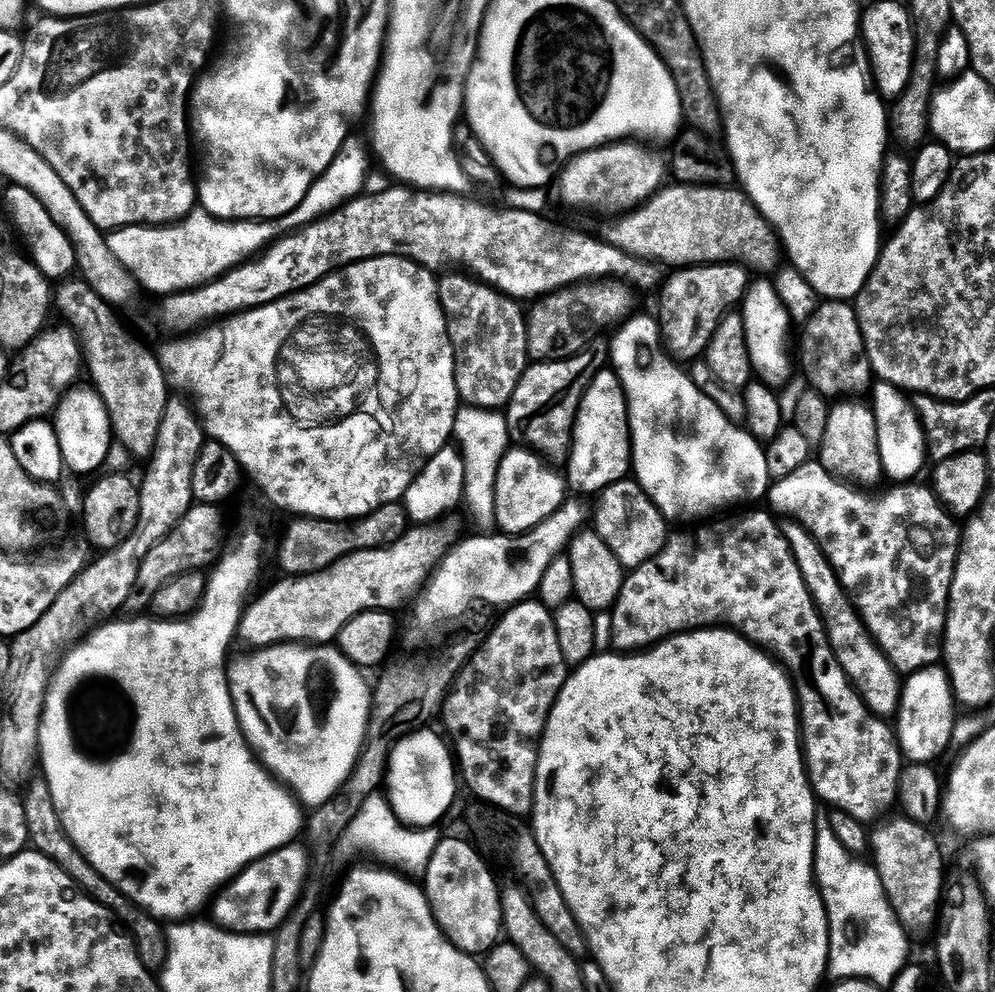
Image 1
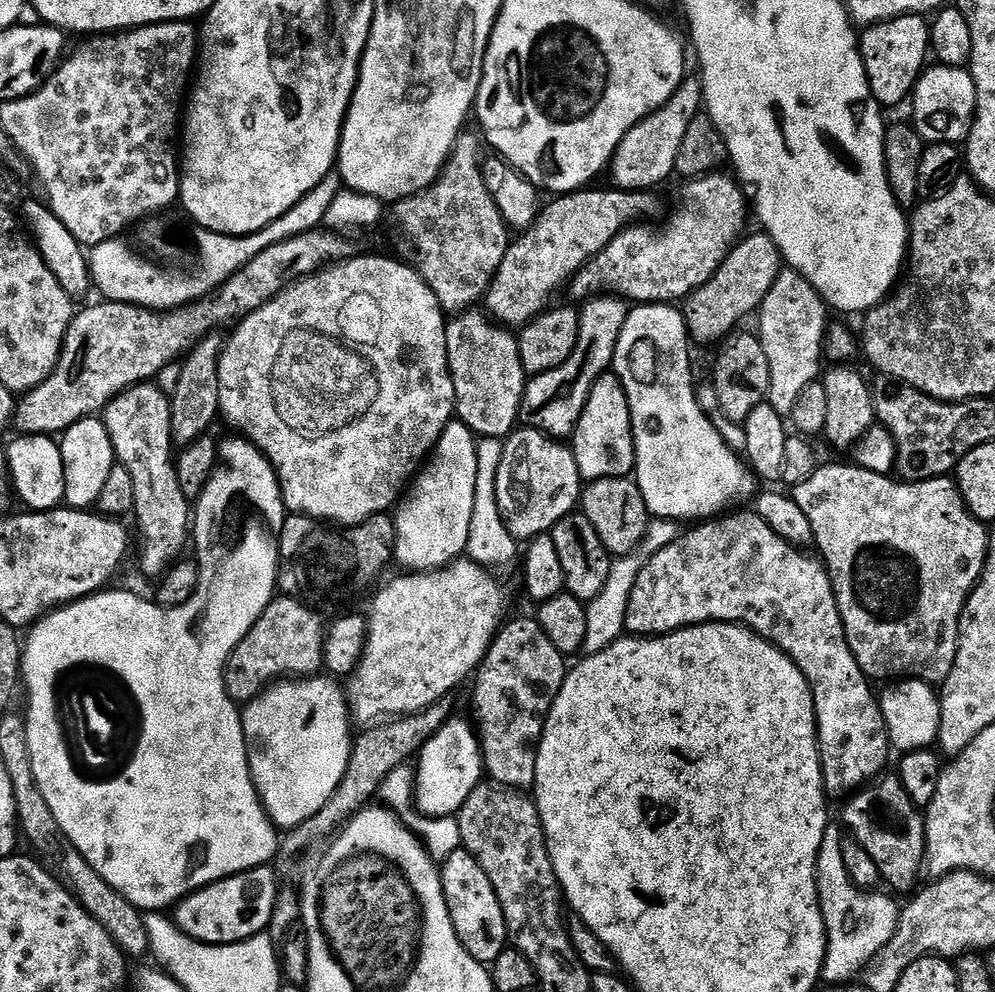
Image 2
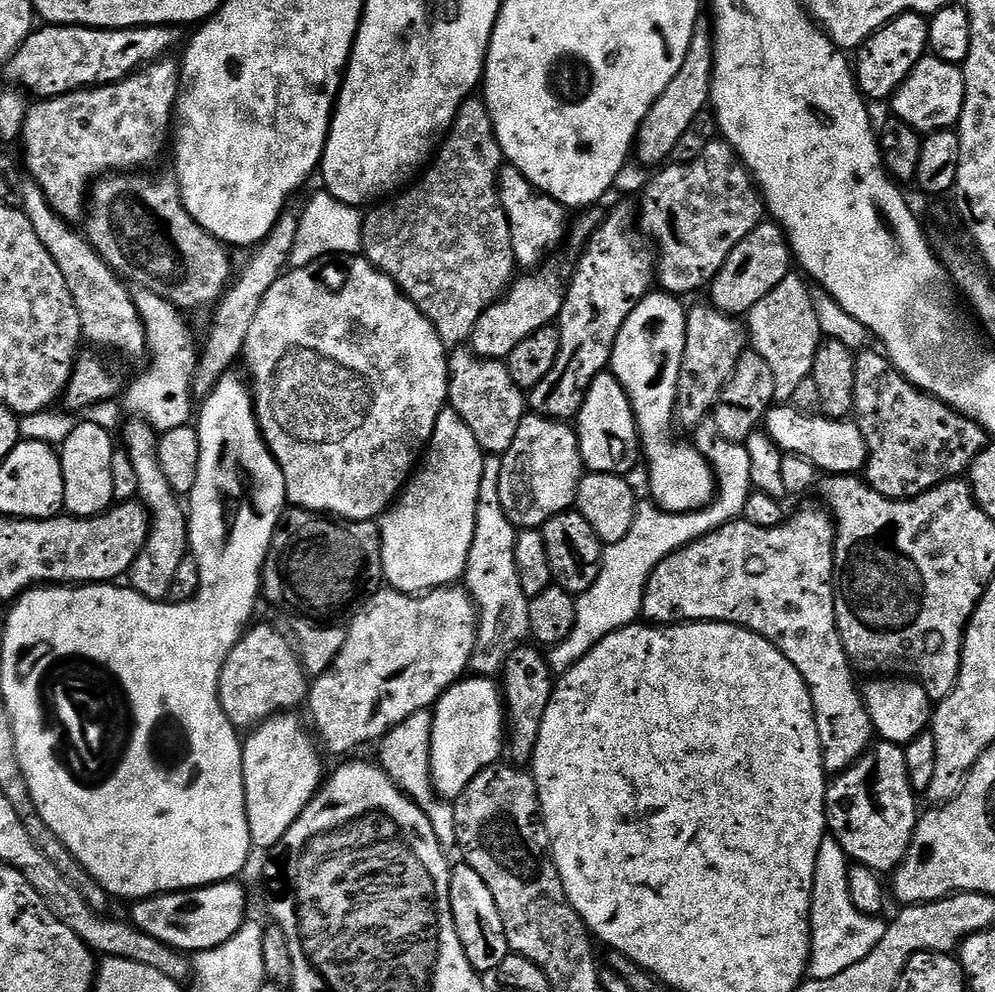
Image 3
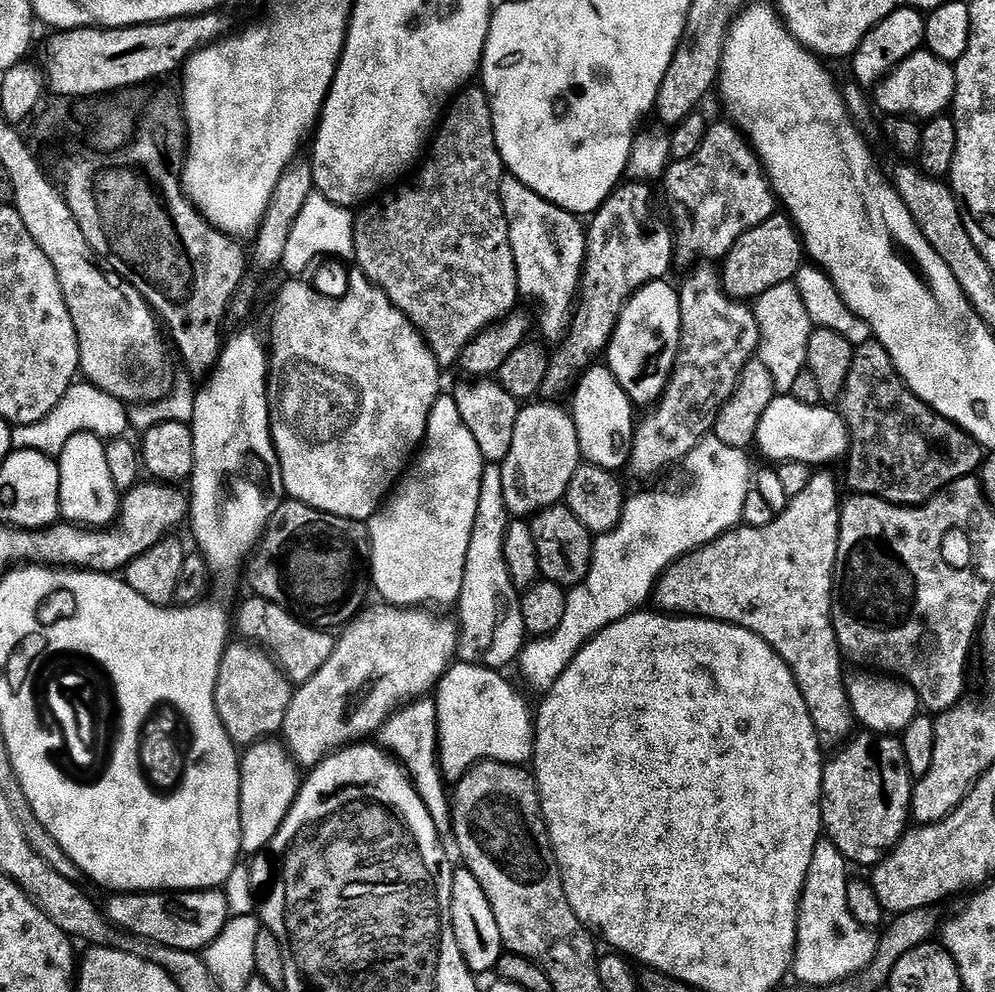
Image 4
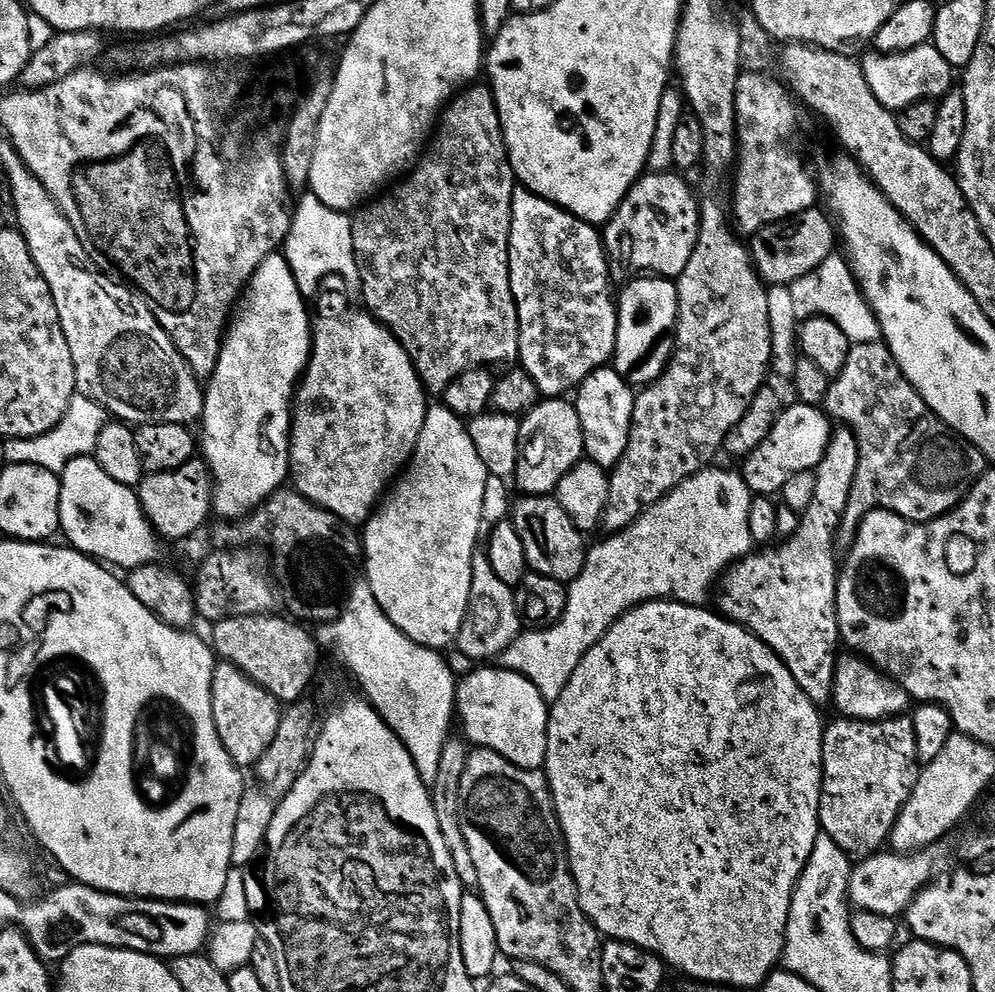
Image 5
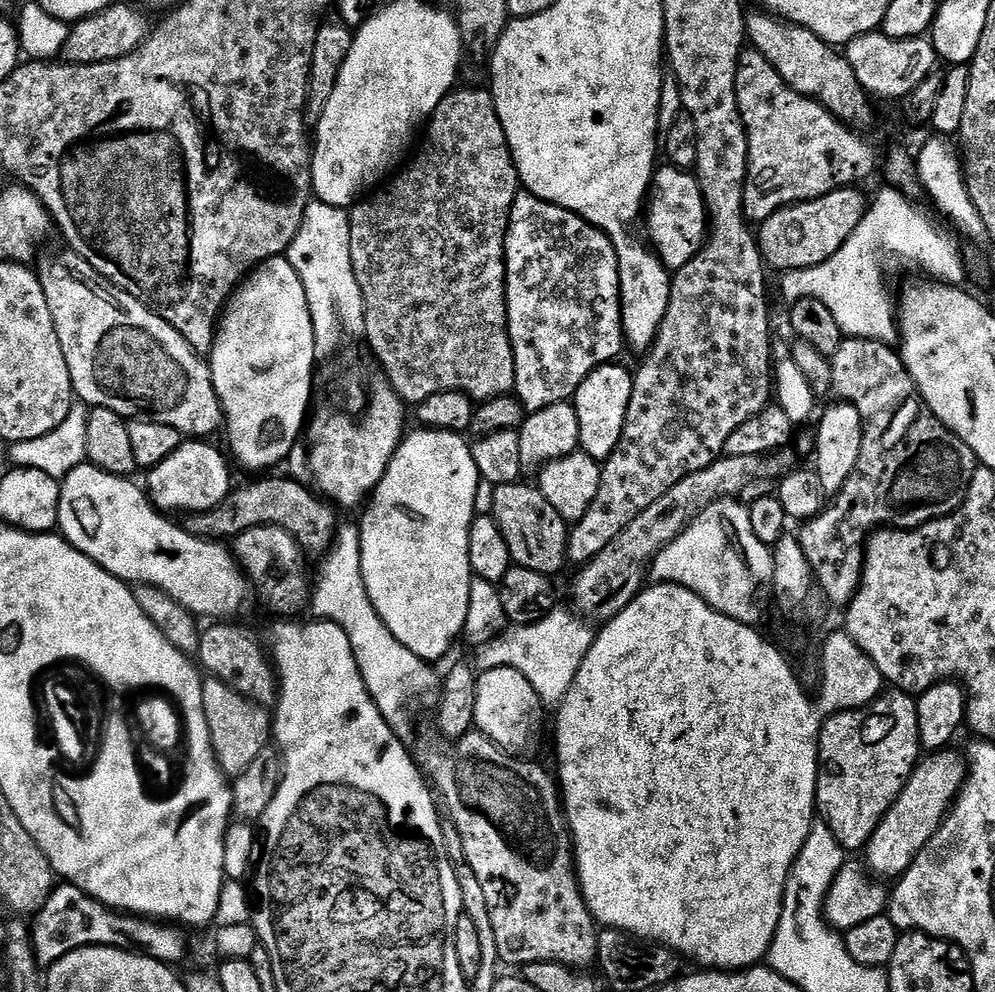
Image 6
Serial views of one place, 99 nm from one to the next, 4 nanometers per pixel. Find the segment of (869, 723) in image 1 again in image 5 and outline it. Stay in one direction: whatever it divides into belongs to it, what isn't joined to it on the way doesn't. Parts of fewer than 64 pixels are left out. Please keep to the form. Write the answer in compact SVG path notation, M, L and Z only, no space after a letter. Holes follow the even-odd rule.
M840 426L831 433L831 440L825 456L821 462L814 469L816 475L817 485L814 486L814 494L812 501L807 509L802 512L799 517L800 525L797 532L783 542L777 543L775 546L764 546L759 550L753 550L744 557L743 560L737 560L731 568L725 571L722 579L718 584L718 596L720 592L720 608L718 607L719 615L729 619L734 624L741 624L747 632L751 632L762 643L766 644L770 651L780 659L780 661L787 666L790 674L794 674L794 682L798 682L807 696L813 700L818 706L825 706L824 704L831 705L833 703L832 691L835 686L835 666L838 657L838 650L836 647L841 647L842 641L840 638L840 627L838 626L838 614L836 613L836 582L838 579L838 560L836 564L836 552L838 553L838 533L840 530L840 519L844 517L844 511L848 505L850 498L850 490L854 486L854 474L858 470L858 442L856 436L853 434L852 429L847 426Z

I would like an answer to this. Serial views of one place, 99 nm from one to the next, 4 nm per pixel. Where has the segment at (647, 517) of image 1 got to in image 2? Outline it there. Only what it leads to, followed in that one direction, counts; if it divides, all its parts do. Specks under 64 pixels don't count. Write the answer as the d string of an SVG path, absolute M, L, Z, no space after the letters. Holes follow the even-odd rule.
M627 476L591 481L583 489L582 511L586 518L590 518L594 530L598 530L602 546L606 546L606 550L616 558L633 555L639 549L650 523L650 513L642 498L642 490L635 479Z

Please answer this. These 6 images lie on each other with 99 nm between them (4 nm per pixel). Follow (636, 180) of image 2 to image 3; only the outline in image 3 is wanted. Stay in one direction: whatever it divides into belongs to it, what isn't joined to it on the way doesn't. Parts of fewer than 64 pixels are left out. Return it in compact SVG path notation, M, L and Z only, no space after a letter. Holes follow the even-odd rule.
M701 18L696 21L696 29L690 42L690 50L686 50L682 70L674 74L674 82L670 82L670 86L662 90L636 131L634 156L644 164L663 165L671 157L674 146L678 146L678 138L686 134L690 122L694 122L694 118L698 118L698 114L709 107L712 98L712 33L709 21L707 24L706 20Z

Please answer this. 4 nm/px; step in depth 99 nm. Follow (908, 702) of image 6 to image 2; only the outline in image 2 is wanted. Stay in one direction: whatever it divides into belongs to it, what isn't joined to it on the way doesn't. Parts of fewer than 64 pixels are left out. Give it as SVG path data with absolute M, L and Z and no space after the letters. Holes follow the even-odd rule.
M881 775L847 801L849 804L844 808L843 827L848 827L852 831L849 832L851 839L858 841L869 852L870 858L874 858L881 881L885 885L889 884L893 893L911 893L917 887L915 884L919 882L920 872L922 876L924 868L924 817L910 794L906 794L906 786L902 786L899 775L888 775Z

